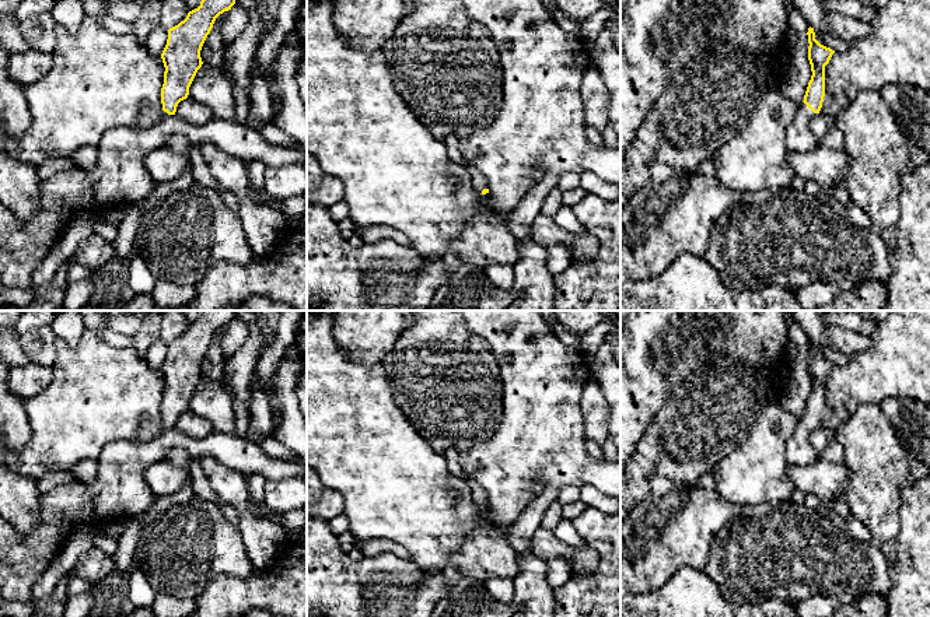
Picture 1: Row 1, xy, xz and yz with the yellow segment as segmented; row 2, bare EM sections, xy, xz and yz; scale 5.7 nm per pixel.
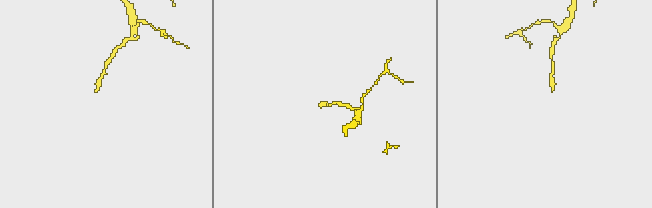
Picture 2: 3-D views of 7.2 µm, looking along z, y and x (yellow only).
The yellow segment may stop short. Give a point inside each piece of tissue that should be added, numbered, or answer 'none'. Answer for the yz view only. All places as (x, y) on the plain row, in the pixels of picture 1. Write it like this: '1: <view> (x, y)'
1: yz (799, 452)

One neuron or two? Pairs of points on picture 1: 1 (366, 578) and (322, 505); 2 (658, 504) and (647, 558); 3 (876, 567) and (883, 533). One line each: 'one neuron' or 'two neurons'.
1: two neurons
2: one neuron
3: two neurons

